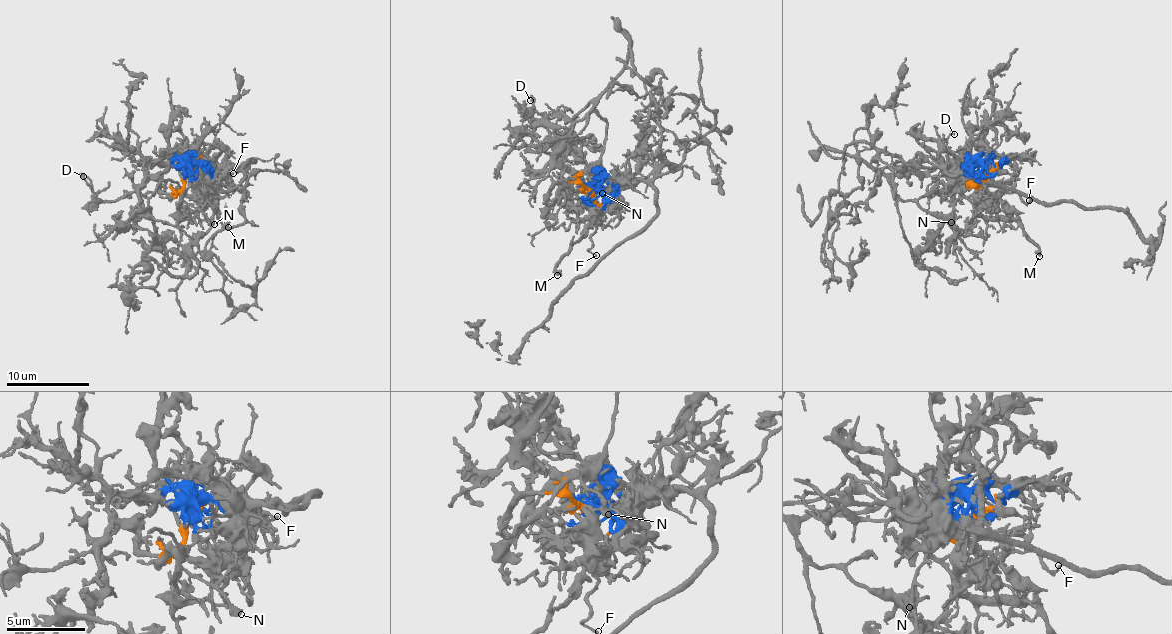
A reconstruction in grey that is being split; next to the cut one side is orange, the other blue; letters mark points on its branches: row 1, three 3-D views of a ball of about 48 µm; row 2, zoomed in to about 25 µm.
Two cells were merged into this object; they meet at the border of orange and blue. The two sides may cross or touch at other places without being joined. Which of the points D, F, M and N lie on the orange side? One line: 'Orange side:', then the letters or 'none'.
Orange side: D, N

